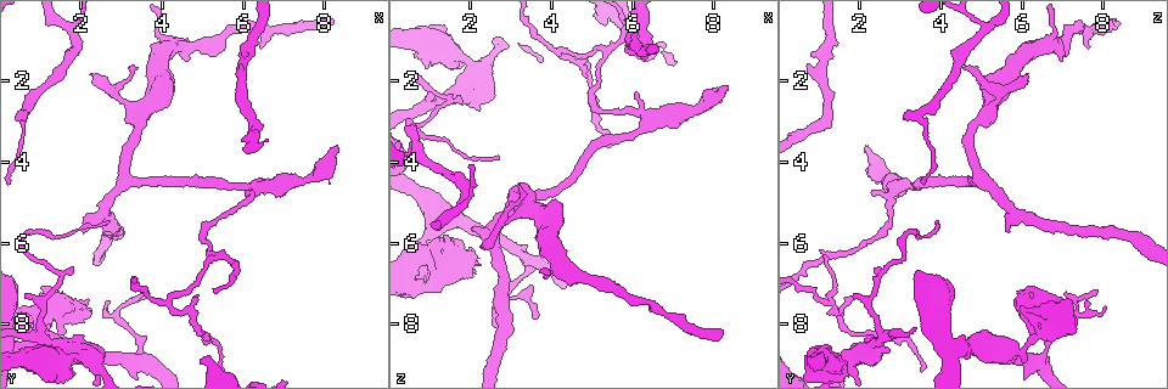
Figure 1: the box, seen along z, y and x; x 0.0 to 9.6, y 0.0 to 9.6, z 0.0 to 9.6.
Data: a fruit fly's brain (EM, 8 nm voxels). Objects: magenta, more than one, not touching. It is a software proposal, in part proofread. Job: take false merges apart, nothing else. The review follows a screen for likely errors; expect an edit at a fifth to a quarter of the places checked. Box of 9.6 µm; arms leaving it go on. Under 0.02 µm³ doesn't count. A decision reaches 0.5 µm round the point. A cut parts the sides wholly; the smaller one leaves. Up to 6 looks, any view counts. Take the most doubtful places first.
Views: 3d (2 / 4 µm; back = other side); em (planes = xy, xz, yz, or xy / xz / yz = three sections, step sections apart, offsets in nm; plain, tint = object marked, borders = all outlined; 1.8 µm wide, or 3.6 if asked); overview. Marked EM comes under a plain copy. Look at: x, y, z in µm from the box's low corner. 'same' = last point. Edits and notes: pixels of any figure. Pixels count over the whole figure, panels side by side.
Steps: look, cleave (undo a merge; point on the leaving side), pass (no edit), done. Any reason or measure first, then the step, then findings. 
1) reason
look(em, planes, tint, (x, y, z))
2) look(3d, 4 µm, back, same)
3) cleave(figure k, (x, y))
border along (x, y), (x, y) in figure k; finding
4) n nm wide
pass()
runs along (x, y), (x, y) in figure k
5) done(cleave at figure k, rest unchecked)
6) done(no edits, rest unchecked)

look(3d, 2 µm, (4.20, 7.45, 1.25))

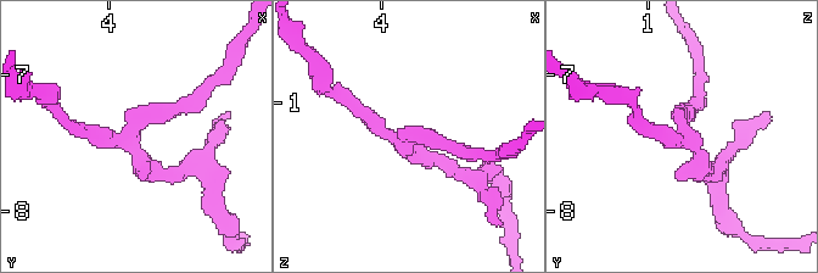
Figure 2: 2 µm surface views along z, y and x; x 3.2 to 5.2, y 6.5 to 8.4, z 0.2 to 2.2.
look(em, planes, tint, (4.20, 7.42, 1.26))

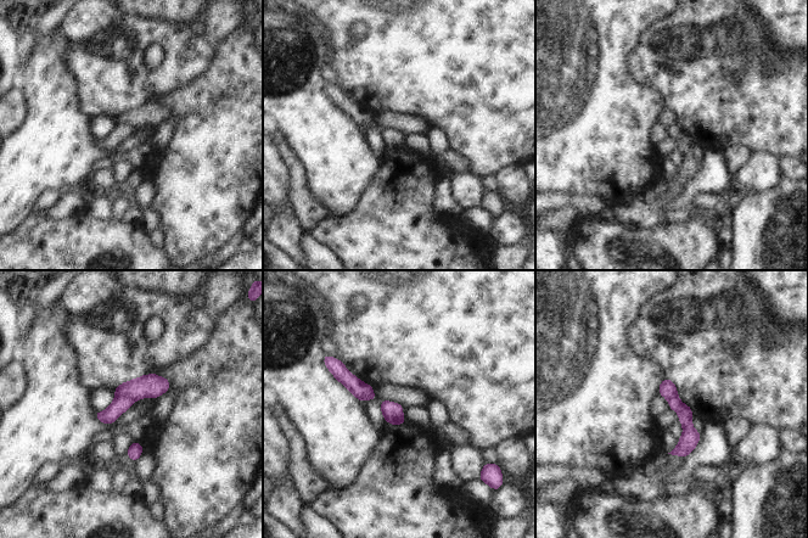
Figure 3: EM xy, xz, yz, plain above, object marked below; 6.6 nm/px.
120 nm wide
cleave(figure 3, (121, 403))
the part that leaves runs along (674, 399), (685, 413), (684, 453) in figure 3; a second neuron is stuck on

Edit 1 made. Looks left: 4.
abrupt turn
look(3d, 2 µm, (6.35, 4.55, 3.00))

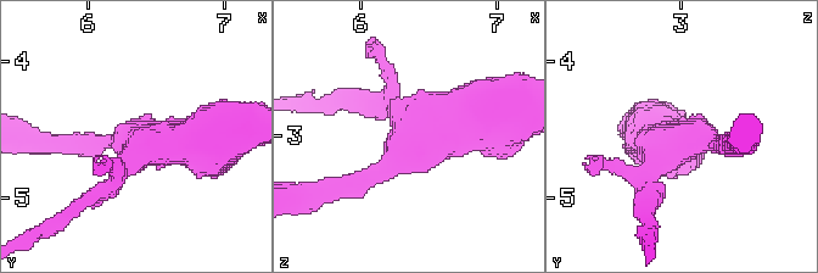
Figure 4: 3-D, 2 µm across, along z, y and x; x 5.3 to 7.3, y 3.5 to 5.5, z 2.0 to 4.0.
now the EM
look(em, planes, tint, (6.34, 4.58, 3.02))

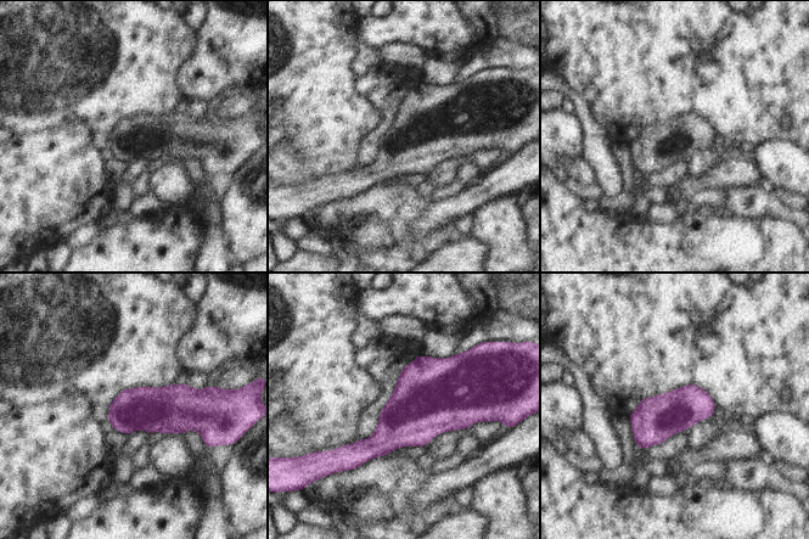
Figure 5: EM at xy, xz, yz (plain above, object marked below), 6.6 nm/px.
pass()
continuous, no second neuron

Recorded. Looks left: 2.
branch point
look(3d, 2 µm, (2.15, 8.80, 1.70))

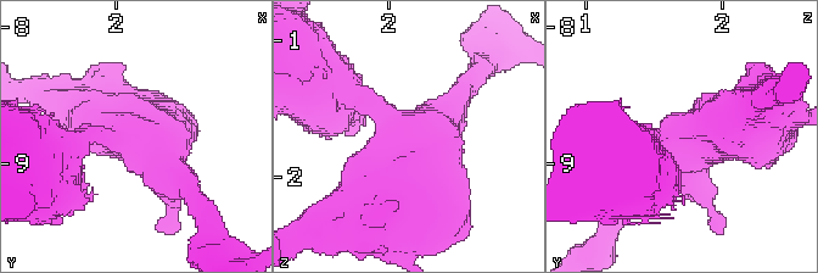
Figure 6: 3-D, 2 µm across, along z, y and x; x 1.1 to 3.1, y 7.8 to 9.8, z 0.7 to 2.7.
now the EM
look(em, planes, tint, (2.18, 8.82, 1.70))

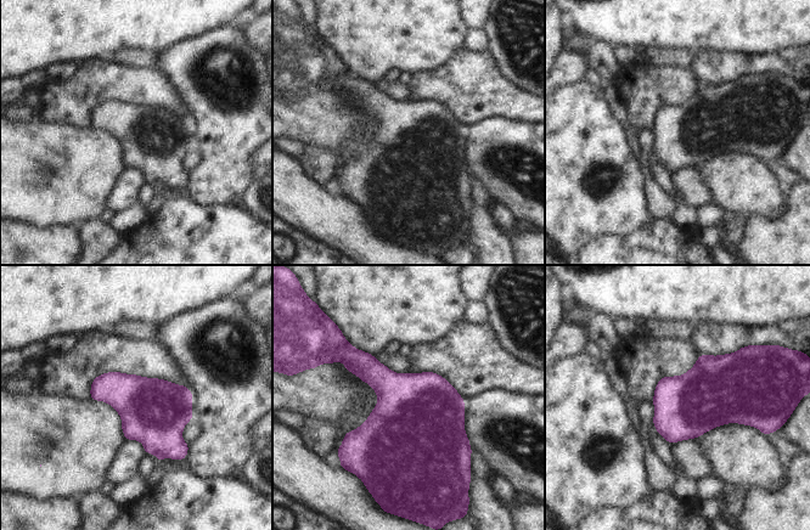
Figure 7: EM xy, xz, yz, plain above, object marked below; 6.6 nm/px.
cleave(figure 7, (308, 338))
border along (343, 349), (339, 359) in figure 7; two neurons meet here

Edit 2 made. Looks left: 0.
done(cleave at figure 3, cleave at figure 7, rest unchecked)

